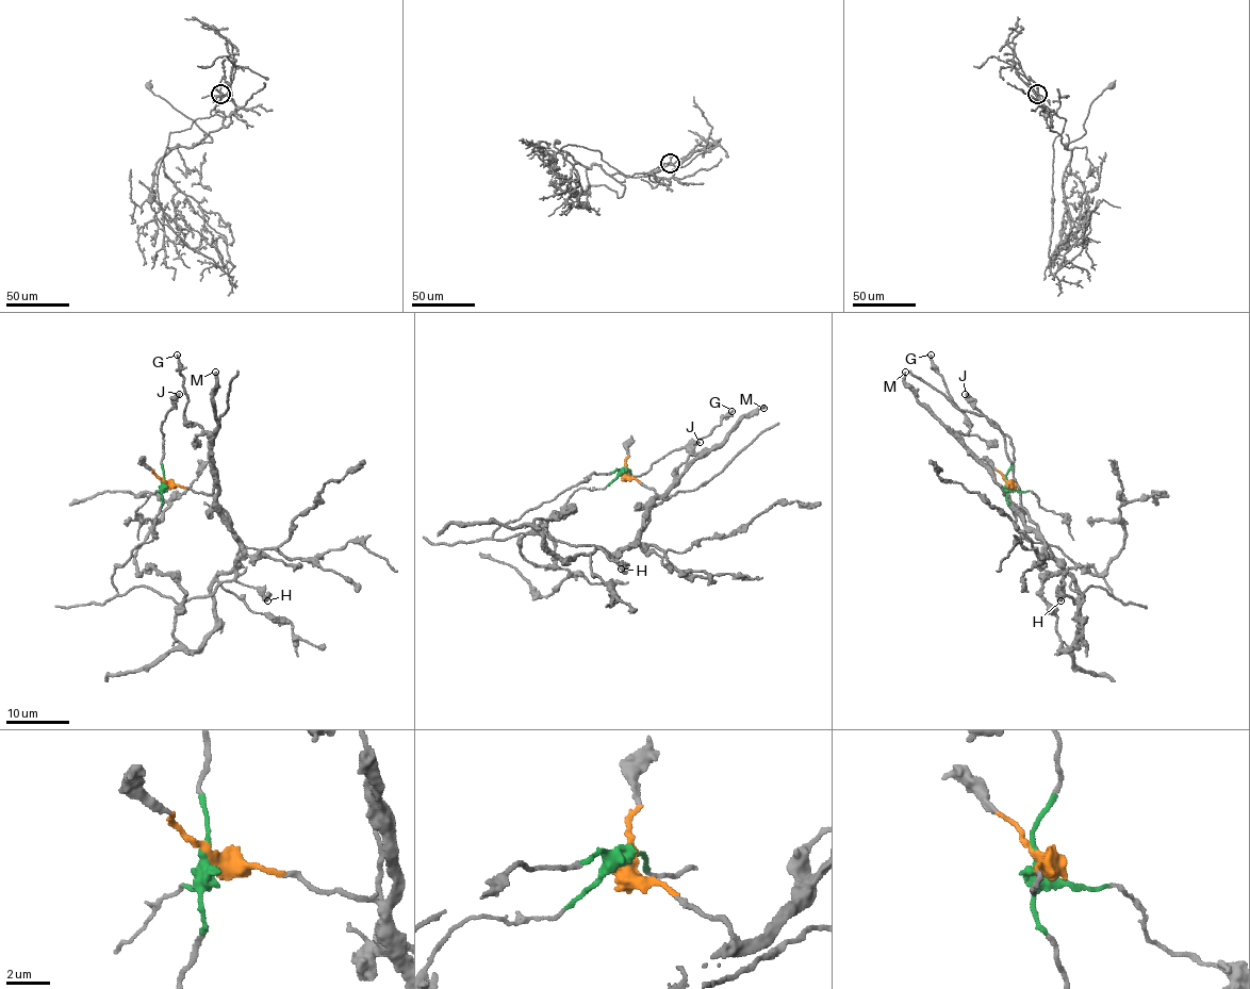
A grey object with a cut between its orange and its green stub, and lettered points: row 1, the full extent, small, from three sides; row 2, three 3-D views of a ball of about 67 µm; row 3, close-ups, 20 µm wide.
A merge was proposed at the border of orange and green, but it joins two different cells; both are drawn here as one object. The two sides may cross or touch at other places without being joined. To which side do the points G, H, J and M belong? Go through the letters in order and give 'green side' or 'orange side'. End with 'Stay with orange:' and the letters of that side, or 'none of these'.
G: orange side
H: green side
J: green side
M: orange side
Stay with orange: G, M

